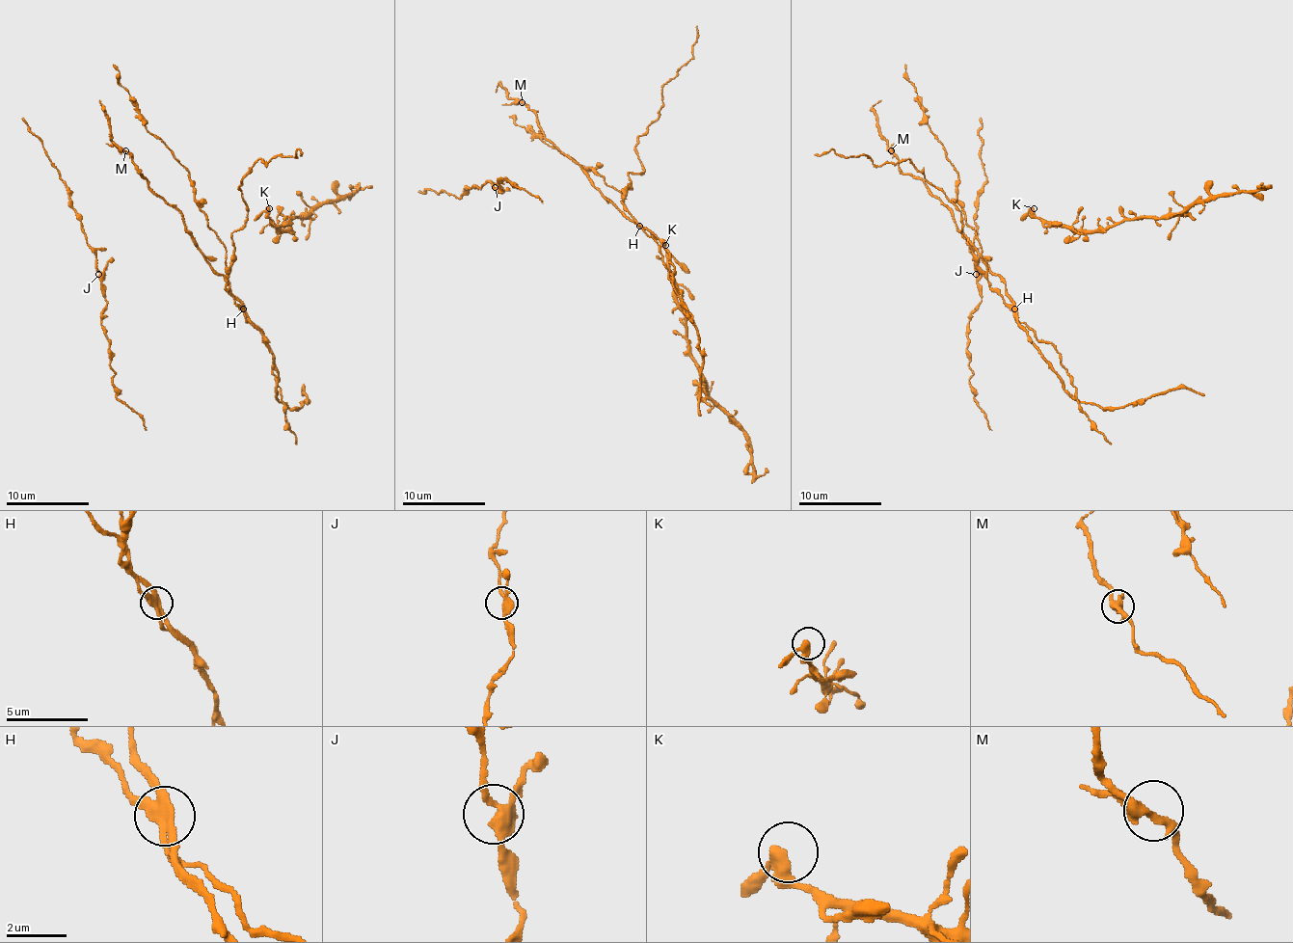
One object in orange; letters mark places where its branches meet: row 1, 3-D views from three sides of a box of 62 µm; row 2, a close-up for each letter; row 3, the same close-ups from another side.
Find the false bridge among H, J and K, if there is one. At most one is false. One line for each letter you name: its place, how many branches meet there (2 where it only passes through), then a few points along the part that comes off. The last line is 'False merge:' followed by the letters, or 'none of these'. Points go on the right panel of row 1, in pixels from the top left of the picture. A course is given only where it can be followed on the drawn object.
H: place (1014, 309); branches 3; course (1014, 309), (1005, 282), (956, 227), (953, 214), (926, 185), (901, 171), (880, 133), (874, 109), (880, 100)
False merge: H

